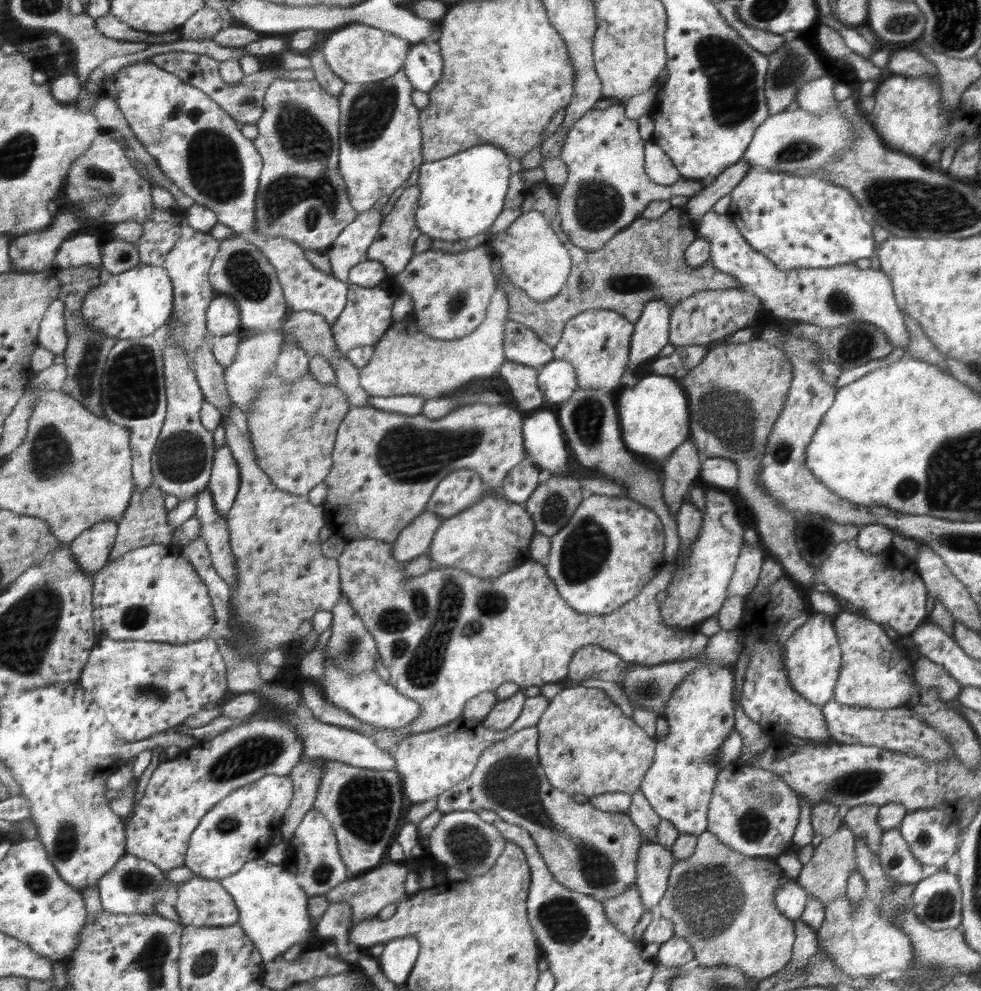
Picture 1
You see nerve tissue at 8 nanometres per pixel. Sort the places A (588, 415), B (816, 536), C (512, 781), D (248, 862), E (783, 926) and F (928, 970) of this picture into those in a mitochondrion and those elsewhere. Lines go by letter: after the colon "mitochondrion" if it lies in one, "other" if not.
A: mitochondrion
B: mitochondrion
C: mitochondrion
D: other
E: other
F: mitochondrion

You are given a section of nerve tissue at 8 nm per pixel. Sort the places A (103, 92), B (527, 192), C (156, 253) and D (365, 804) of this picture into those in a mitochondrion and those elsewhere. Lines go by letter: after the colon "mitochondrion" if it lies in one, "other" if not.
A: other
B: other
C: other
D: mitochondrion

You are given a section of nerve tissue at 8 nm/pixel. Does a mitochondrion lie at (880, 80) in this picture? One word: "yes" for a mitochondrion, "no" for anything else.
no

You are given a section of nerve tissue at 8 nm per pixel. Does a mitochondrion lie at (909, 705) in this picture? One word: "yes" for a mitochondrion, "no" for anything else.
no

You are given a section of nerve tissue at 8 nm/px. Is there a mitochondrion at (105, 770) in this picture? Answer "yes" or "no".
no

